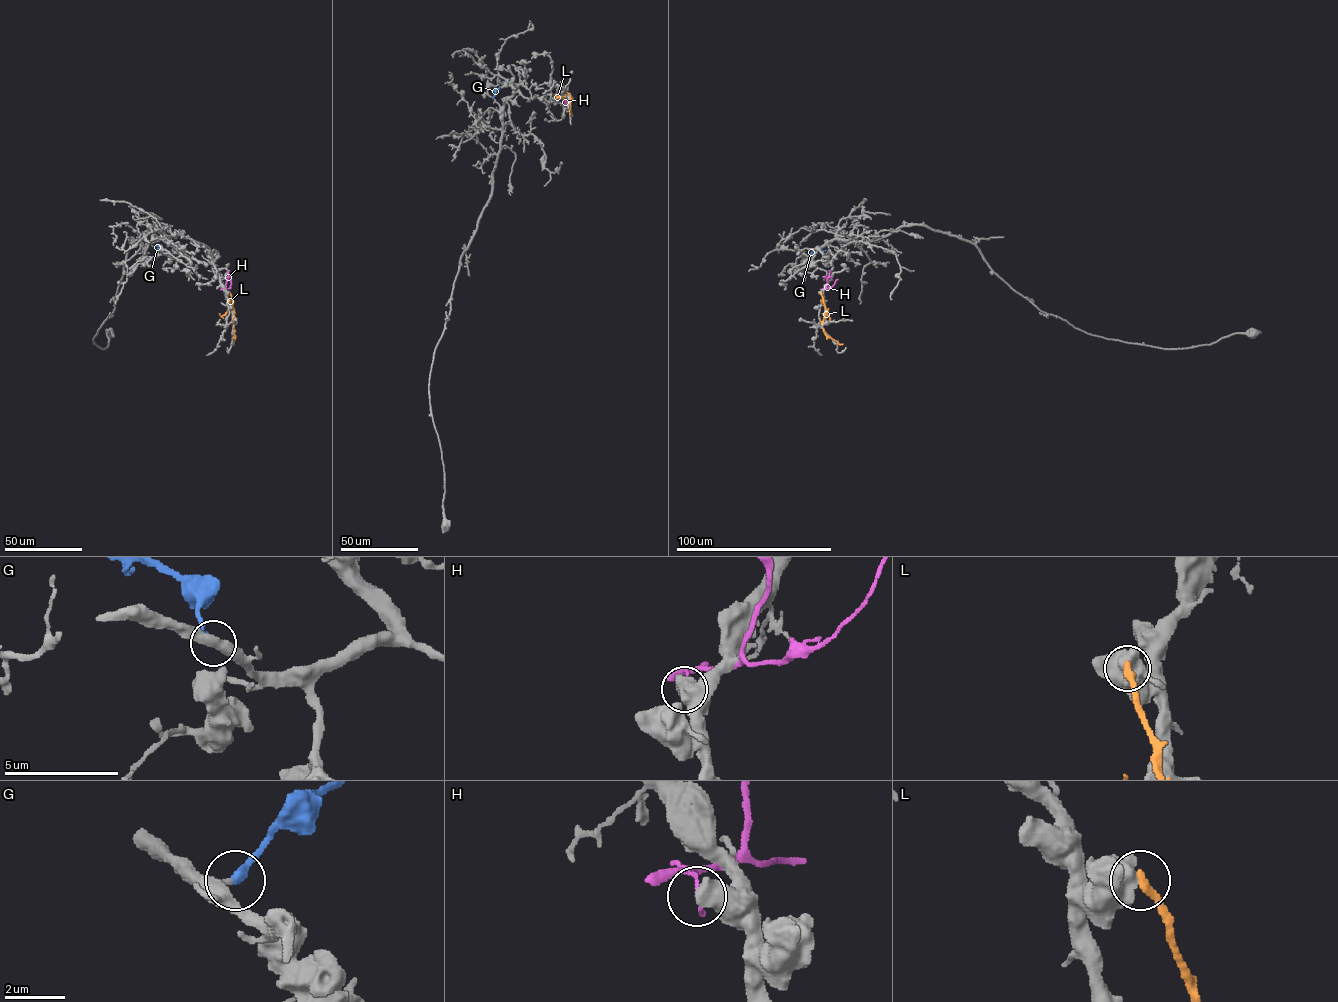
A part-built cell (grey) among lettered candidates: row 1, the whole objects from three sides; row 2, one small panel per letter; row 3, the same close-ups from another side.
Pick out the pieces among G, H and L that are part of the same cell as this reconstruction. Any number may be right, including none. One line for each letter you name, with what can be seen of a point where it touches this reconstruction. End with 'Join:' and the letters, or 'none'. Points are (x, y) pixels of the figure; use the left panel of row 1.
G: contact (169, 256)
Join: G

